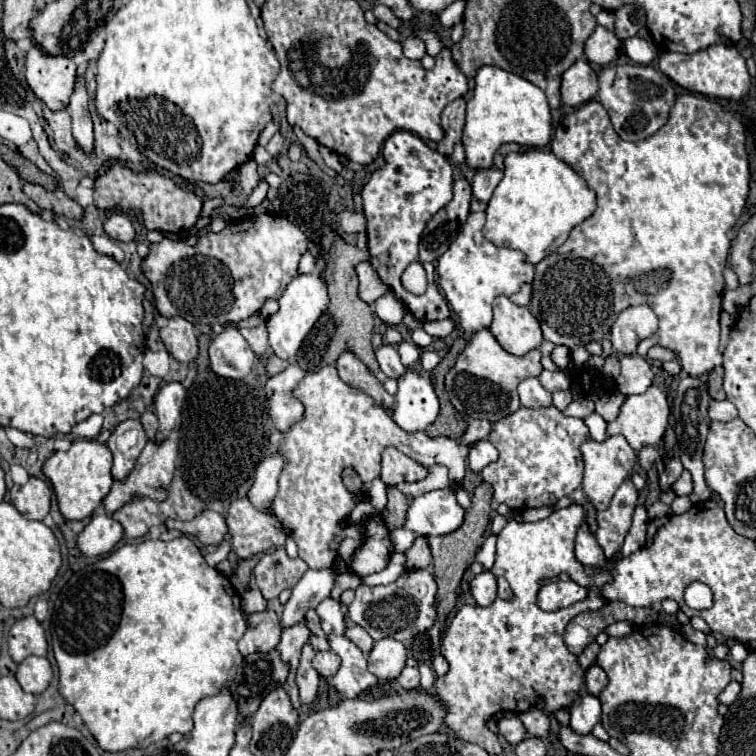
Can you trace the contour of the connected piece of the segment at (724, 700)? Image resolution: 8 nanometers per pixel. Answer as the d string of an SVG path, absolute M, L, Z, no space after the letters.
M731 682L719 696L717 696L717 700L719 700L719 704L725 704L725 706L729 706L729 704L733 704L735 702L735 698L739 696L739 690L741 690L741 686L737 684L737 682Z

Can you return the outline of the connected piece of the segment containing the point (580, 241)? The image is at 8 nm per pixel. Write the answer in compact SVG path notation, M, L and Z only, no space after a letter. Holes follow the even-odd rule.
M681 94L681 96L677 96L675 106L671 108L671 118L665 122L665 126L661 130L657 130L651 138L645 138L645 140L639 140L639 142L625 142L613 130L607 110L597 100L591 100L591 102L583 104L581 108L577 108L575 112L567 114L561 120L561 124L557 126L555 136L551 140L551 150L557 158L561 158L569 166L573 166L585 178L585 182L595 190L597 210L583 224L579 224L571 230L565 244L561 244L557 248L557 256L553 256L553 252L551 252L547 258L543 258L535 266L531 312L537 316L545 340L549 340L553 344L563 344L567 348L575 348L575 346L581 346L581 344L587 344L587 342L601 340L611 330L611 324L617 318L619 310L625 310L627 306L633 306L633 304L647 304L647 306L651 306L651 310L659 318L659 330L655 332L653 338L647 338L645 342L641 342L641 346L637 350L639 356L645 356L651 346L661 344L665 348L671 348L677 354L677 358L681 362L681 368L689 376L703 376L703 374L711 372L715 366L721 366L719 312L721 312L721 294L723 294L723 270L727 266L727 256L729 256L729 248L731 248L731 238L729 238L727 232L735 226L737 218L741 216L741 212L745 208L747 194L749 194L749 178L751 178L747 150L745 150L745 124L741 120L741 114L739 112L727 112L719 102L715 102L711 98L705 98L705 96ZM617 280L623 286L623 296L621 298L603 298L603 286L605 286L605 292L607 292L607 290L611 290L609 284L611 282L617 284Z

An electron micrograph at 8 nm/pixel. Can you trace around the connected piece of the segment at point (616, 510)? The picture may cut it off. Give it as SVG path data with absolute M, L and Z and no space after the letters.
M627 478L615 492L609 508L603 512L595 512L597 530L593 536L603 548L607 560L613 558L613 554L623 546L623 540L631 528L631 514L635 510L637 496L637 488L633 486L631 478Z

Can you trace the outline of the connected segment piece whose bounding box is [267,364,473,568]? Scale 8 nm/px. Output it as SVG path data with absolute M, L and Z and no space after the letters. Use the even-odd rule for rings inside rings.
M333 364L307 374L293 396L303 404L305 414L303 420L295 422L287 432L279 432L277 428L271 432L269 454L279 452L285 466L279 476L279 492L267 508L267 514L273 514L281 522L287 536L299 546L299 558L305 560L309 568L333 566L337 560L339 552L331 548L331 542L343 532L351 510L369 496L371 482L379 478L383 448L397 446L423 466L443 464L449 468L451 488L457 490L461 486L465 460L473 444L463 444L461 438L429 438L425 432L401 432L367 392L343 382ZM347 468L353 468L363 482L357 492L351 492L343 484L341 472Z

